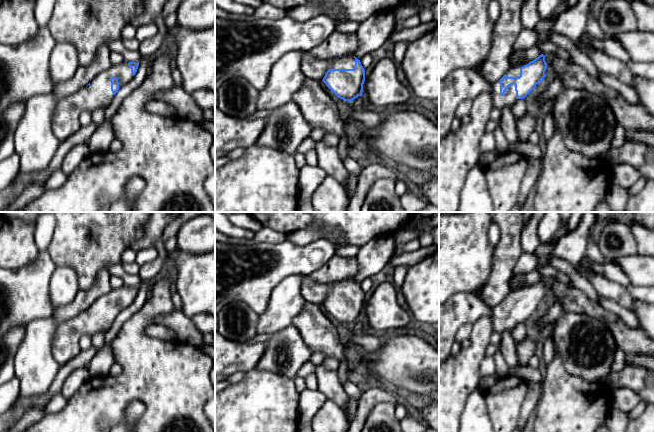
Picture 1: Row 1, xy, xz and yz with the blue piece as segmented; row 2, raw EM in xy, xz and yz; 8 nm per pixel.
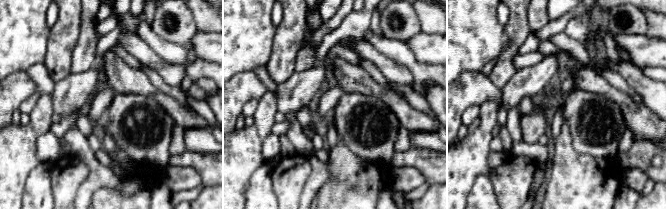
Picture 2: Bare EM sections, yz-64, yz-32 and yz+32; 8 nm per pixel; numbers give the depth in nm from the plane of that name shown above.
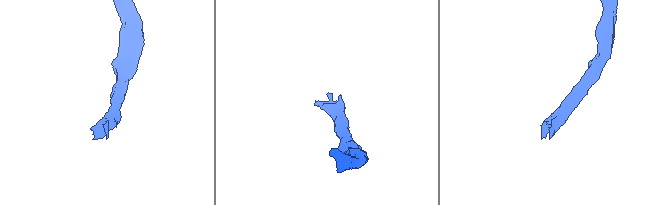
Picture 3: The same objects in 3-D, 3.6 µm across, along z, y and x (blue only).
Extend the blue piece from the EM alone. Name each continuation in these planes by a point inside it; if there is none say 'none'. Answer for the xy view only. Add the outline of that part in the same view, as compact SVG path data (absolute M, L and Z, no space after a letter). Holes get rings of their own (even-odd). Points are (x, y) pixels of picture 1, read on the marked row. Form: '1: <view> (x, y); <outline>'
1: xy (65, 122); M126 61L111 65L98 73L88 86L58 102L51 118L51 128L58 140L68 139L81 128L79 118L83 111L92 113L95 109L106 109L110 105L114 97L111 77L117 77L121 87L131 81L133 75Z

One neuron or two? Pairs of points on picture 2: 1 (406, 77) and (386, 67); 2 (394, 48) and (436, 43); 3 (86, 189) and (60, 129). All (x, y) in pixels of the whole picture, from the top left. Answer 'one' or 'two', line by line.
1: one
2: two
3: two

